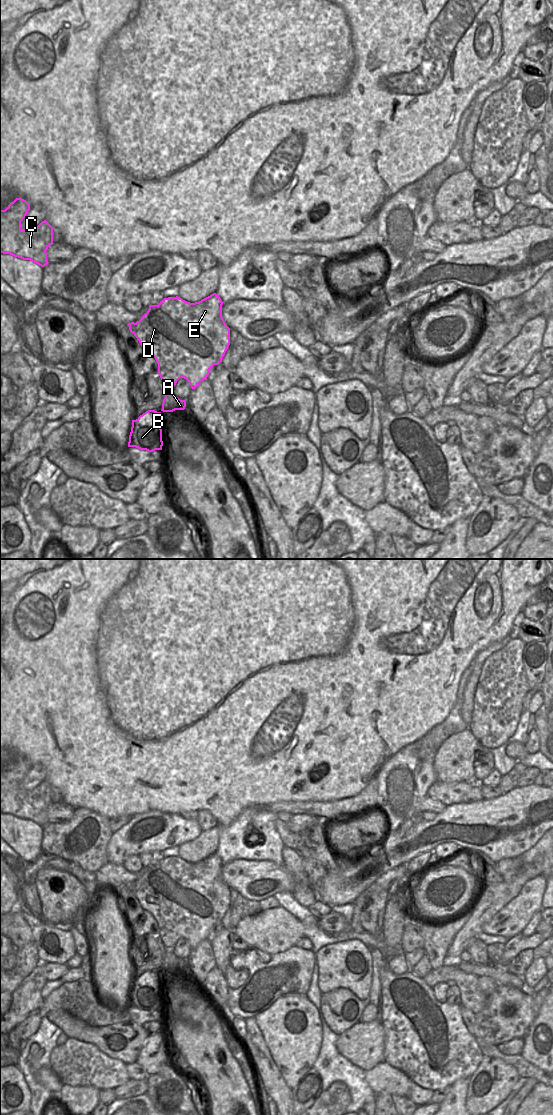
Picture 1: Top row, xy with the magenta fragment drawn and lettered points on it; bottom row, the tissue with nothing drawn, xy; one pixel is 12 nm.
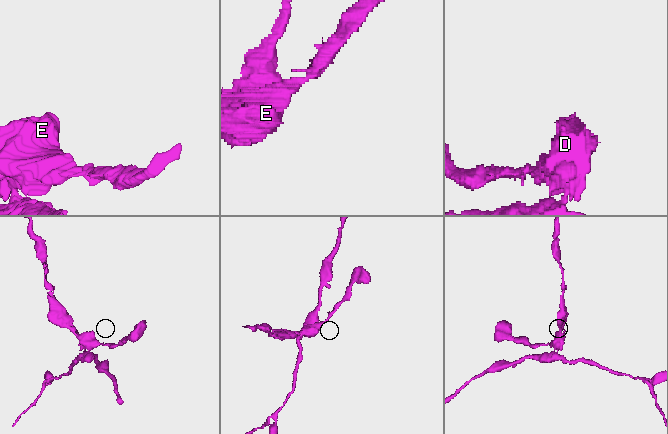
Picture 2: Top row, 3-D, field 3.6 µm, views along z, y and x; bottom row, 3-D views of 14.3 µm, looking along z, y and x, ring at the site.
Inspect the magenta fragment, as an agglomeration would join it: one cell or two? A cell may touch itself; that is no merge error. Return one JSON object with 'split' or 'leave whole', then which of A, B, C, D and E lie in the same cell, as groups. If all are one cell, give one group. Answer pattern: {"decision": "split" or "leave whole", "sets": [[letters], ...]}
{"decision": "split", "sets": [["A", "B"], ["C", "D", "E"]]}

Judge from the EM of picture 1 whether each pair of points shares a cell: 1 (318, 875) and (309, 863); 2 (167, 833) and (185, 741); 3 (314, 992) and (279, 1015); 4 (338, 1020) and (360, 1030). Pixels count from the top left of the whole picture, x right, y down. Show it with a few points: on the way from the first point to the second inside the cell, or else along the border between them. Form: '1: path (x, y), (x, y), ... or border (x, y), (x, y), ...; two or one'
1: path (316, 872), (312, 866); one
2: border (148, 811), (159, 810), (179, 814); two
3: border (305, 994), (320, 1017); two
4: border (358, 1021), (339, 1035); two

